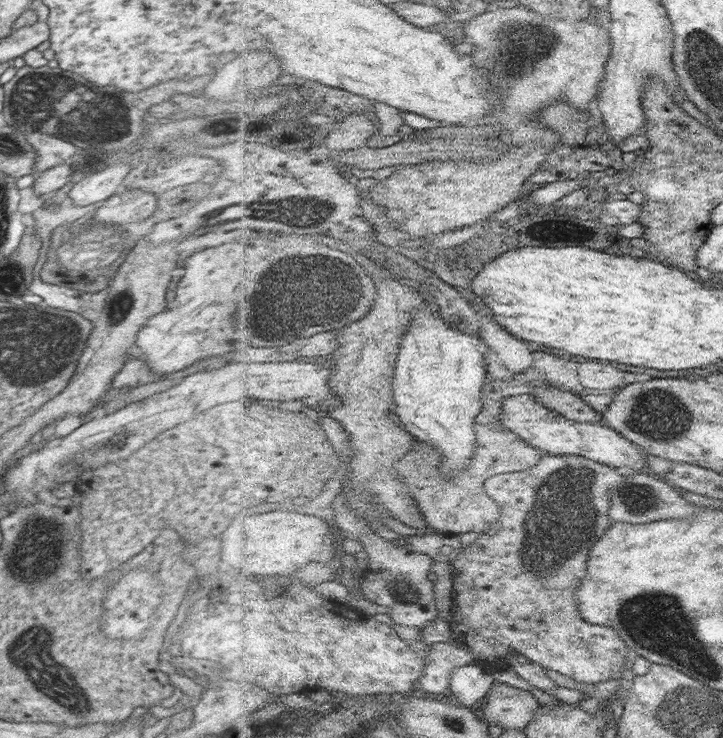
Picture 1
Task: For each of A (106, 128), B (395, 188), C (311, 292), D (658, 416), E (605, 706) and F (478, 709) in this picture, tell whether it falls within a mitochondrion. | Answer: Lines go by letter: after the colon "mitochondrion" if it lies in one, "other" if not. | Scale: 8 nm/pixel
A: mitochondrion
B: other
C: mitochondrion
D: mitochondrion
E: other
F: other

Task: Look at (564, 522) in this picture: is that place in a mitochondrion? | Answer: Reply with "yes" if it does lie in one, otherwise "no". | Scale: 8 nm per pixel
yes

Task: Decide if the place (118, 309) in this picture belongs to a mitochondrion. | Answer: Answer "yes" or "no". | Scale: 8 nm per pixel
yes

